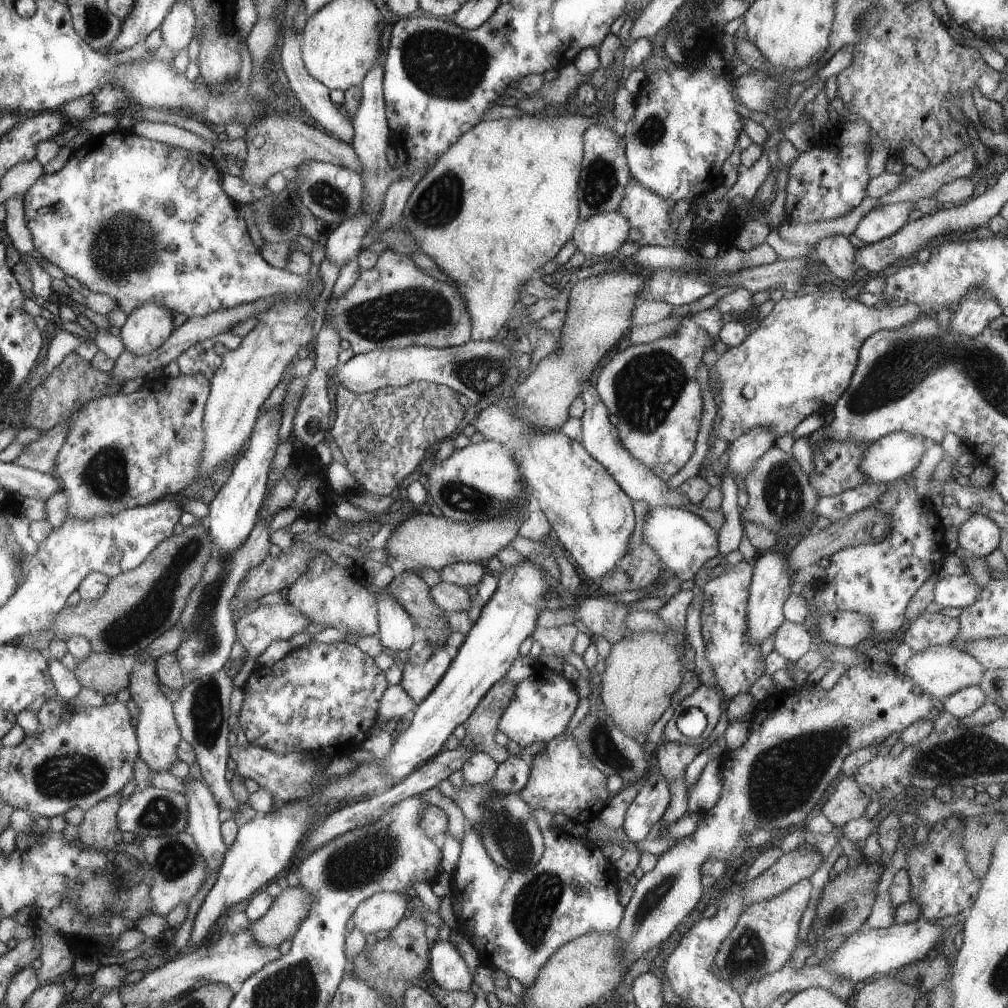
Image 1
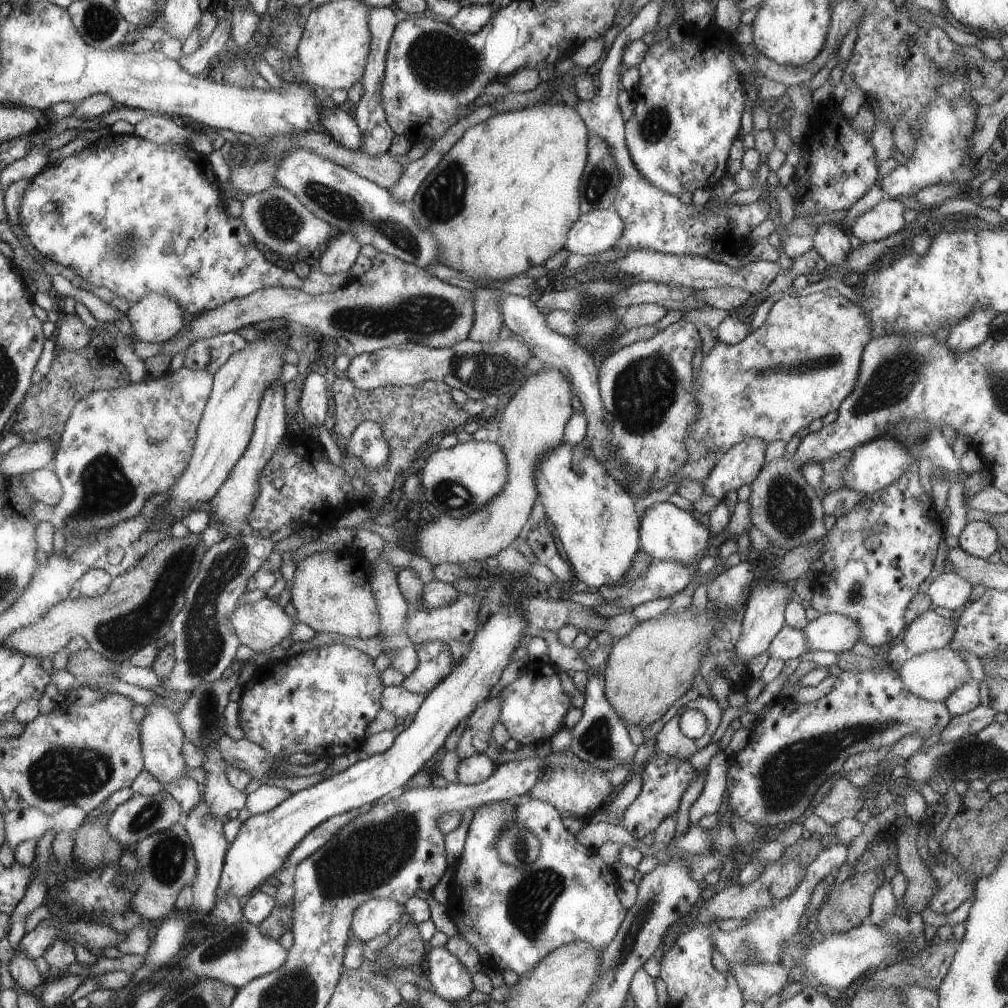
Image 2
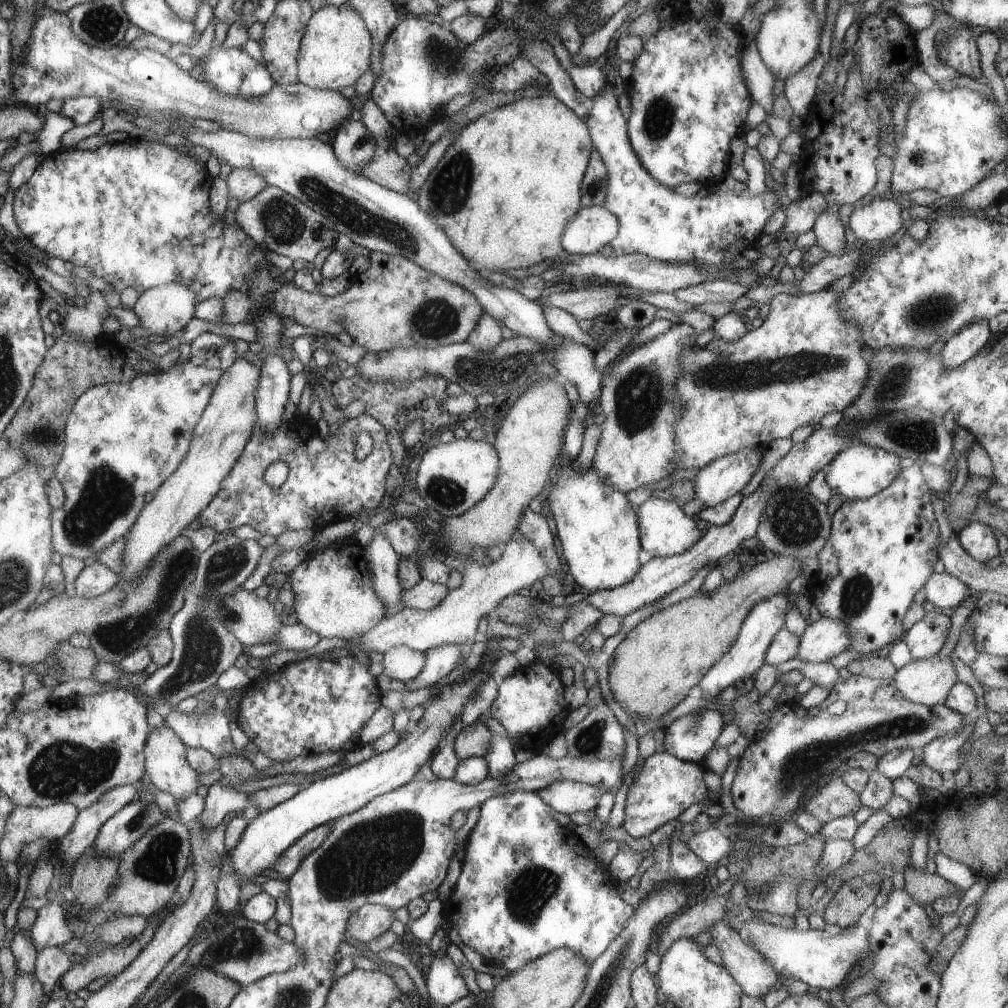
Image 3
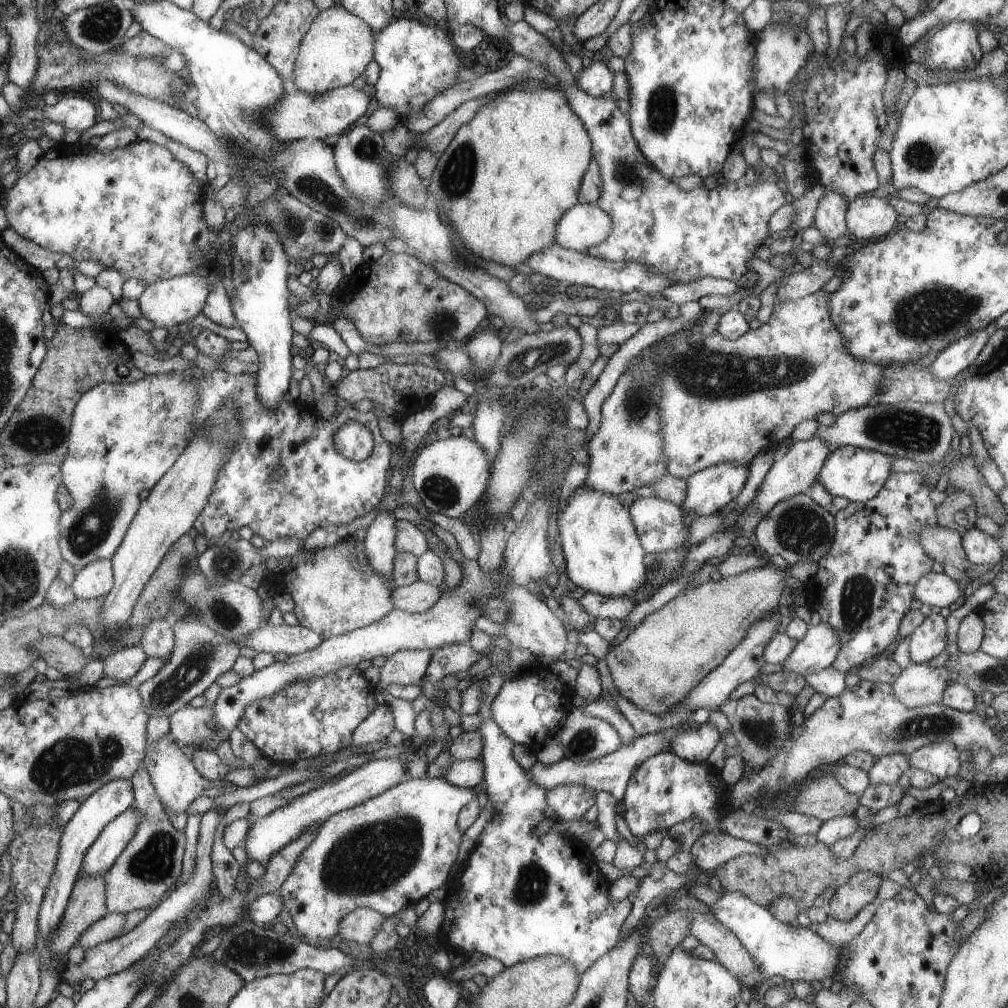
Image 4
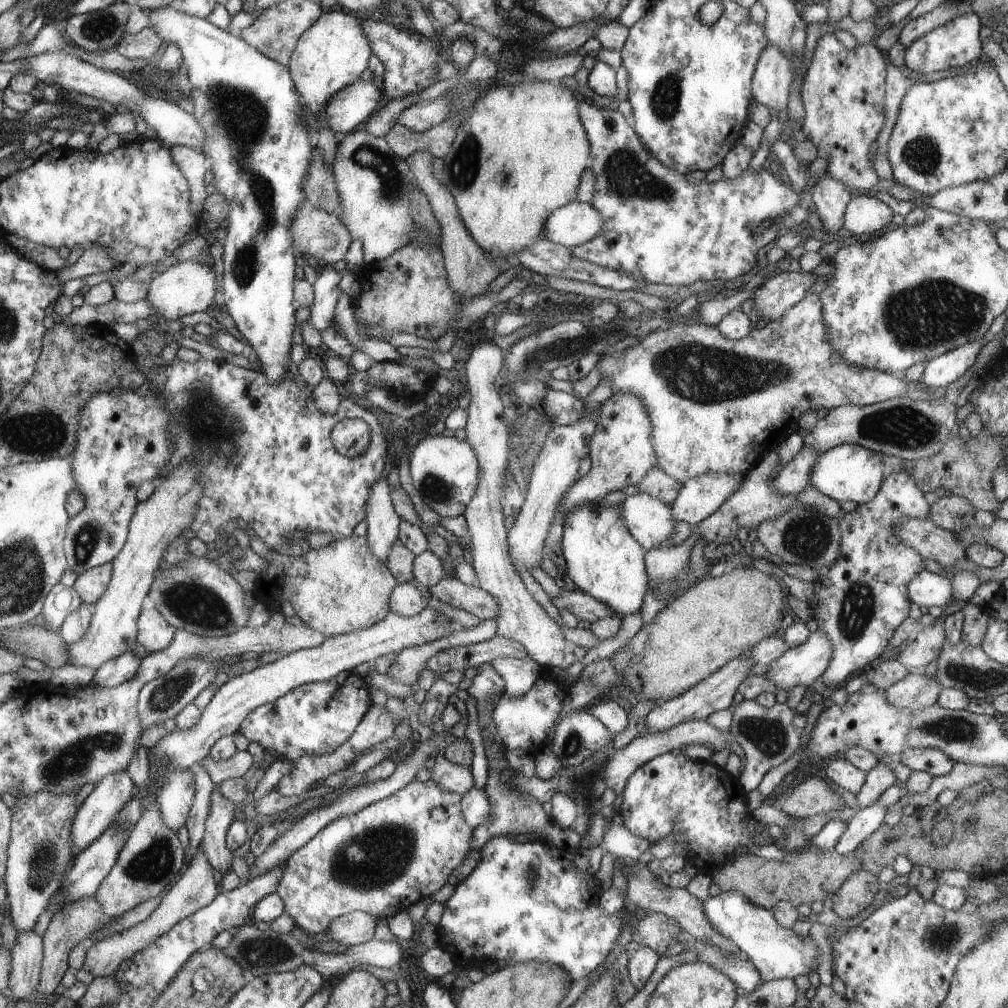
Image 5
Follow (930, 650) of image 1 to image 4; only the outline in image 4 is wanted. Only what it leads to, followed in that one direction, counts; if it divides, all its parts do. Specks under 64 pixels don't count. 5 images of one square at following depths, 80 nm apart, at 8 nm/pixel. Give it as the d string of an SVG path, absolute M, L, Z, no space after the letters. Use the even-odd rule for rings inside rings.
M911 663L891 684L894 694L908 708L927 707L941 702L949 684L944 667L932 667L928 663Z

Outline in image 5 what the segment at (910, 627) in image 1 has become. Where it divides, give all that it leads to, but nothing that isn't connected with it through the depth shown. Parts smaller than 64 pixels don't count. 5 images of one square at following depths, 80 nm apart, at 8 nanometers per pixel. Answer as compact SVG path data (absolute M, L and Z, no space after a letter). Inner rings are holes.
M937 618L933 624L921 627L913 642L903 646L898 660L909 670L922 671L938 658L945 642L945 621Z

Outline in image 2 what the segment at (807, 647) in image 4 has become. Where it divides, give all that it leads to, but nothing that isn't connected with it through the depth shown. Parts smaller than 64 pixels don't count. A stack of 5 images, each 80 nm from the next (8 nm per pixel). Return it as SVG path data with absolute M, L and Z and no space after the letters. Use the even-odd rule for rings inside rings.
M824 613L804 628L809 650L850 651L861 638L856 619L840 613Z

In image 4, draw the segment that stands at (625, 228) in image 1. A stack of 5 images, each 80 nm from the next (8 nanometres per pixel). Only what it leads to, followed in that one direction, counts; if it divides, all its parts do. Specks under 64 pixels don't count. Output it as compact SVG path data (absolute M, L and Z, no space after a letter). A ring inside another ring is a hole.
M575 204L557 224L555 242L562 248L586 253L613 232L613 218L598 204Z

